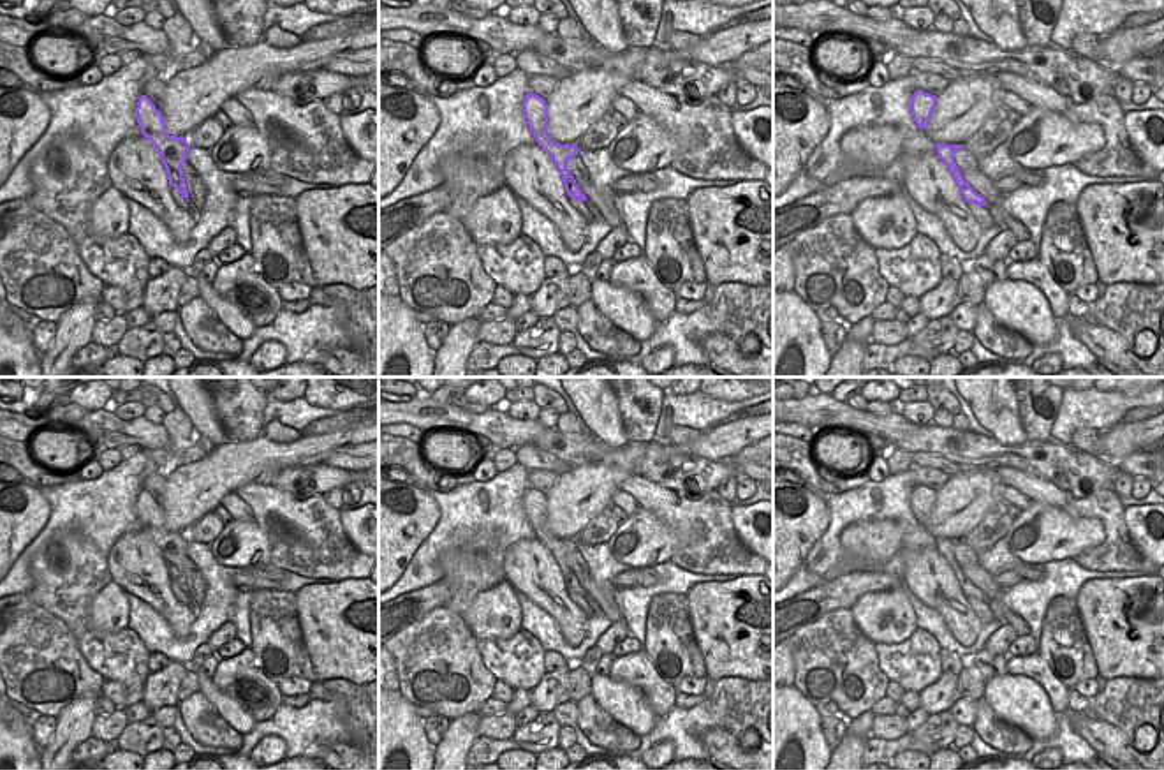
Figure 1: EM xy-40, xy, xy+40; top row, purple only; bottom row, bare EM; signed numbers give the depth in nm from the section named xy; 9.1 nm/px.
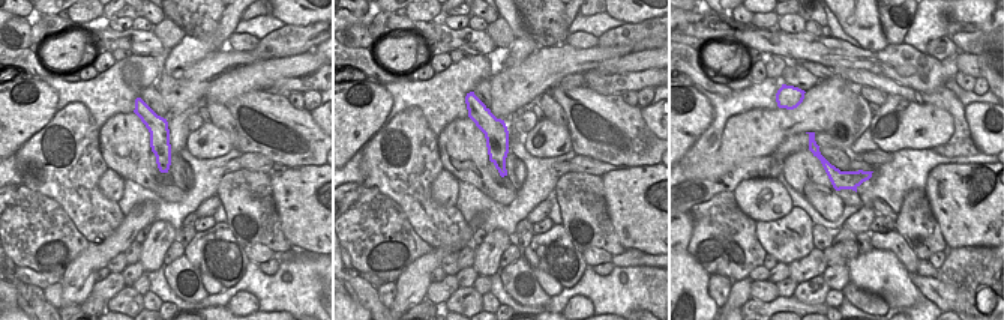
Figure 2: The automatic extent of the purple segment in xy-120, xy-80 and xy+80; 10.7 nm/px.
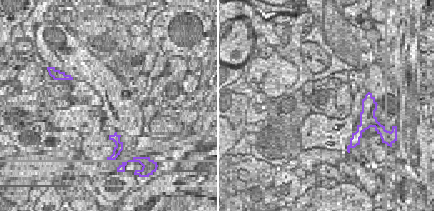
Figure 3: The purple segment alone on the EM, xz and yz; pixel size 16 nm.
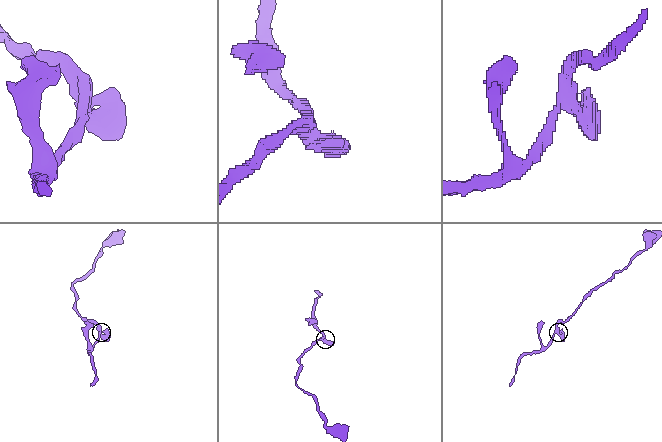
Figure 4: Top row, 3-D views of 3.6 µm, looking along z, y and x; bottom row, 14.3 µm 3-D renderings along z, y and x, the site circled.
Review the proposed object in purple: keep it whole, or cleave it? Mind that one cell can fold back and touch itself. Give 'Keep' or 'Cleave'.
Keep

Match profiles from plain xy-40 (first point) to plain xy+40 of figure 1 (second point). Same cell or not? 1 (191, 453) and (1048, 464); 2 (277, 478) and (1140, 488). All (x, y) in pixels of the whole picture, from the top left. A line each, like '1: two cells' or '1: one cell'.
1: one cell
2: two cells

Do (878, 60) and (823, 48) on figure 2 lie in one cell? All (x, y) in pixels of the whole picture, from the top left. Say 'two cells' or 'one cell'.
one cell

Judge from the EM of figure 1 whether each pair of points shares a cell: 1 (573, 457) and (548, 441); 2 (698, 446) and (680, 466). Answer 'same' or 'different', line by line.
1: same
2: different

